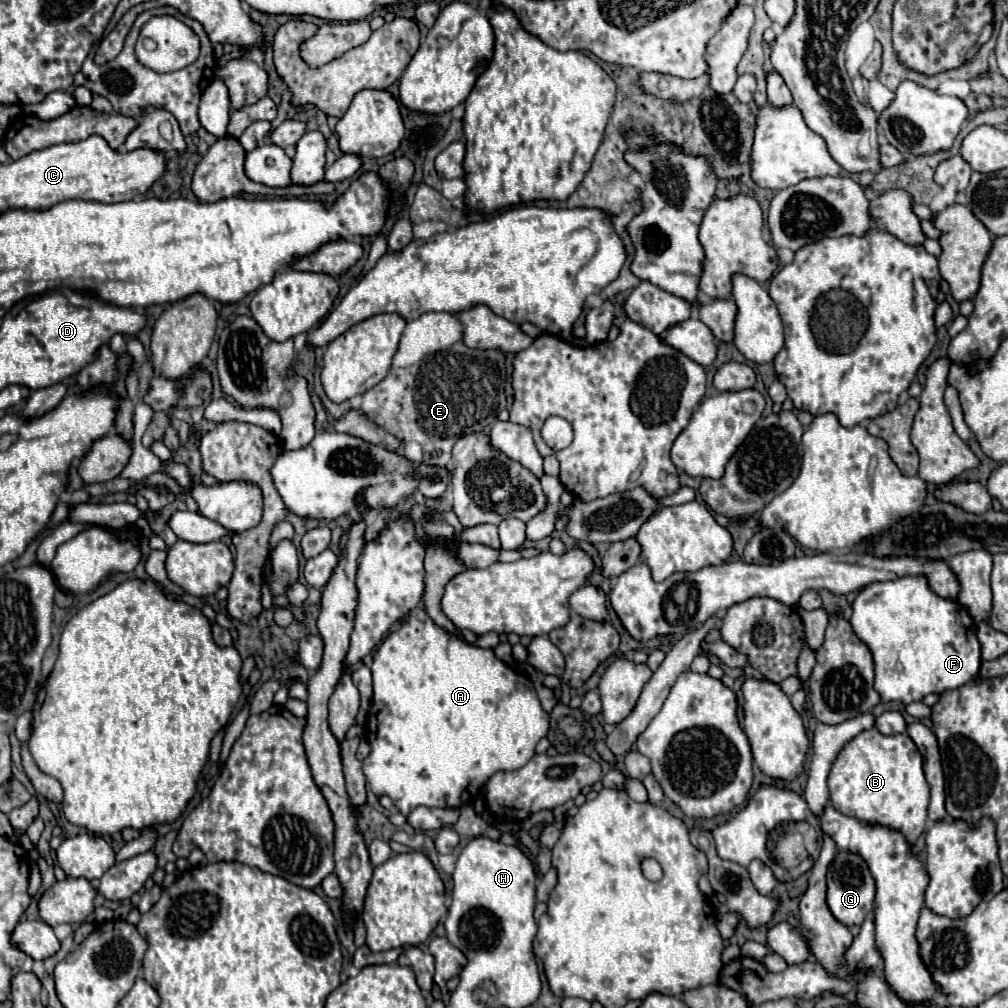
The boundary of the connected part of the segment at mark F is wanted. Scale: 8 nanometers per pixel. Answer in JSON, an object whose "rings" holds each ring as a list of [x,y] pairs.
{"rings":[[[905,575],[893,581],[877,581],[859,591],[853,601],[851,625],[855,635],[871,649],[875,661],[875,691],[883,703],[899,701],[903,705],[921,701],[929,693],[957,689],[977,677],[981,669],[981,645],[977,629],[963,605],[953,599],[943,599],[931,591],[925,575]]]}

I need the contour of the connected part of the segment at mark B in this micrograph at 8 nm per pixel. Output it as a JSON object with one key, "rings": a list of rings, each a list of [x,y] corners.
{"rings":[[[877,729],[861,731],[857,737],[853,737],[837,755],[837,759],[831,765],[829,771],[829,795],[831,805],[859,821],[865,821],[869,825],[885,825],[889,829],[899,831],[909,847],[915,847],[919,835],[925,831],[927,823],[927,805],[929,805],[929,791],[927,781],[923,775],[923,757],[919,755],[915,743],[905,733],[901,735],[881,735]]]}

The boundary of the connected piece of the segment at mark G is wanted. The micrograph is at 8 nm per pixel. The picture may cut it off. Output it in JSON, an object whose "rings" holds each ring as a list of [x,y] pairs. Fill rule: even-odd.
{"rings":[[[837,851],[835,859],[827,869],[827,905],[833,917],[847,927],[861,925],[867,913],[873,911],[873,901],[875,901],[875,879],[869,871],[869,865],[853,851]]]}

